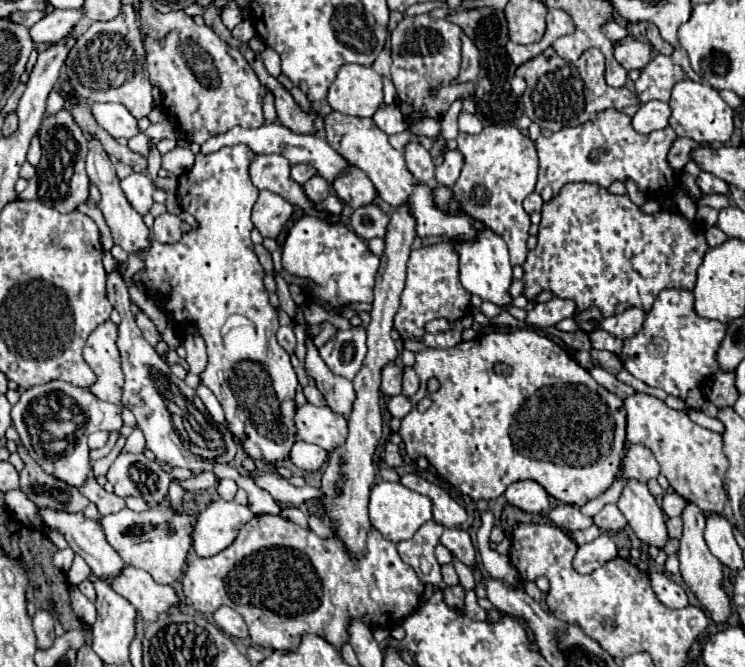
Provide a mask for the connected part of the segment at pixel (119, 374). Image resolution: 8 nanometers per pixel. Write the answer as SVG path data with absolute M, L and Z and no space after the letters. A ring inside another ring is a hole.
M109 320L91 332L83 350L83 358L97 376L89 390L99 400L119 406L123 394L123 370L121 354L117 348L117 324Z

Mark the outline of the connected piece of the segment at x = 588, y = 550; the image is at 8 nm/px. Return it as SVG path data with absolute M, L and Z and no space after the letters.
M601 534L593 542L577 548L577 554L573 558L573 568L579 574L591 574L593 570L601 568L605 562L613 560L615 556L617 556L615 542L607 534Z

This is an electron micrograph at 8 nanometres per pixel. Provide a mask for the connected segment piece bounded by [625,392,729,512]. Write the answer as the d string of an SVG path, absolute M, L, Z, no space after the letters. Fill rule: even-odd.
M635 392L633 396L625 398L625 410L627 410L625 452L633 444L649 448L661 466L661 474L669 480L669 484L675 488L679 496L683 496L687 502L697 504L705 512L723 512L727 500L723 478L729 462L723 454L721 434L701 428L699 424L689 420L685 412L671 410L663 400L649 394Z

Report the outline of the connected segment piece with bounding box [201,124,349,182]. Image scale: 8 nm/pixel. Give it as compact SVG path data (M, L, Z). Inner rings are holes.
M269 124L269 126L259 126L259 128L253 128L253 130L245 130L245 128L231 128L229 132L221 134L221 136L213 136L209 138L203 146L201 146L201 152L203 154L211 154L211 152L217 152L221 150L223 146L235 146L235 144L245 144L249 146L255 154L281 154L285 156L291 164L309 164L313 168L317 168L317 172L327 180L335 180L337 176L345 174L347 168L349 168L349 162L337 154L323 138L319 136L313 136L313 134L293 134L289 128L281 126L281 124Z

